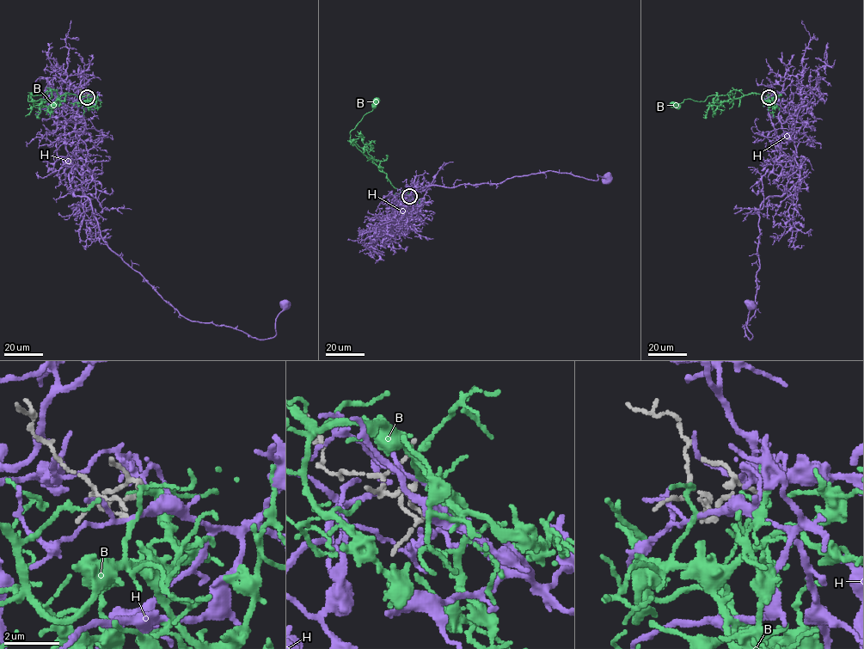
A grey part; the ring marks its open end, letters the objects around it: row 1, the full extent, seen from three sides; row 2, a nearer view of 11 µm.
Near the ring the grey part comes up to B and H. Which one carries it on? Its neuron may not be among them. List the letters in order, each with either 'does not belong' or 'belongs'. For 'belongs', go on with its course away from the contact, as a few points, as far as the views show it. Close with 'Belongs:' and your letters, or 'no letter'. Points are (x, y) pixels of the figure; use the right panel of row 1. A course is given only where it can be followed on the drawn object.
B: belongs | via (769, 97), (764, 104), (760, 94), (744, 95), (732, 89), (703, 101), (689, 99), (669, 105)
H: does not belong
Belongs: B

